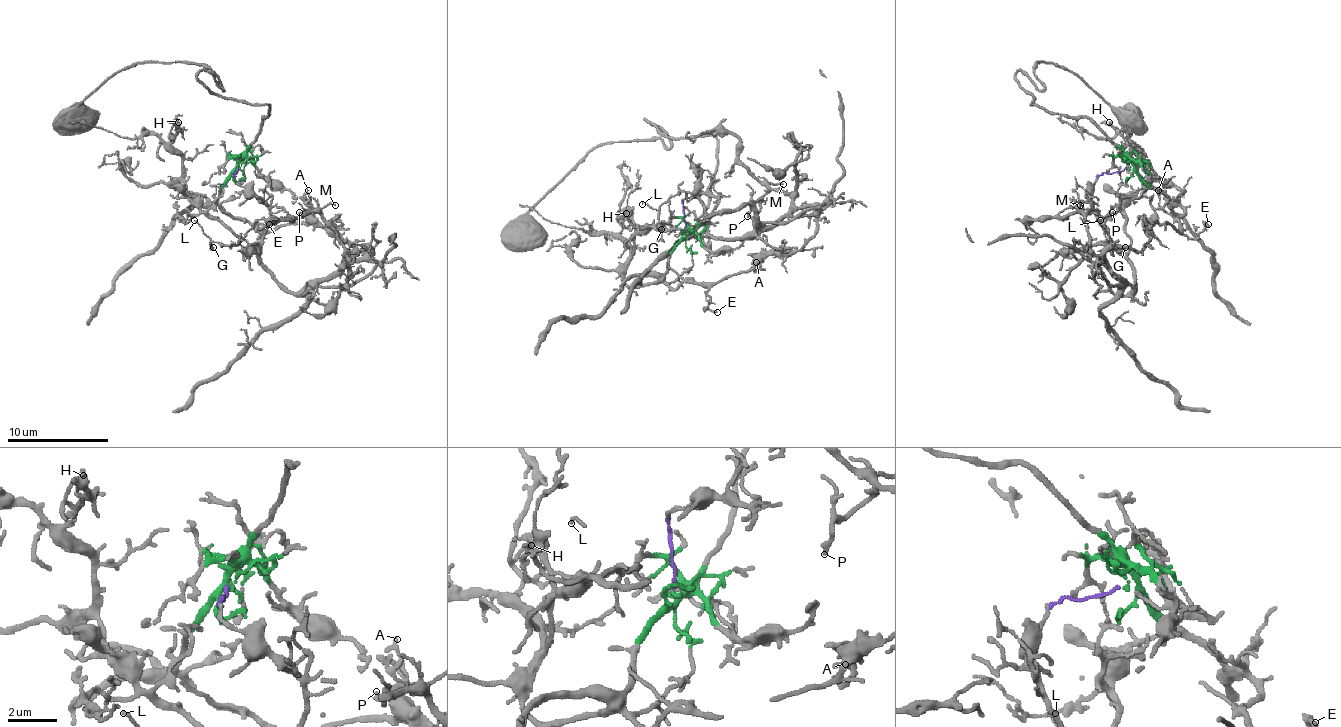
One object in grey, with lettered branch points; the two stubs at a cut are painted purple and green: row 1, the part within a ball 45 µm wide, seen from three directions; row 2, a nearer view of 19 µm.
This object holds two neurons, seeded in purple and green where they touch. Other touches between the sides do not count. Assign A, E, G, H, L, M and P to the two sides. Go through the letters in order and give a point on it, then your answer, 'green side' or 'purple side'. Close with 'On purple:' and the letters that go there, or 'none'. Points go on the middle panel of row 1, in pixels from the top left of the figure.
A: place (756, 262); green side
E: place (717, 312); green side
G: place (661, 229); purple side
H: place (626, 213); green side
L: place (642, 204); purple side
M: place (783, 184); purple side
P: place (747, 216); purple side
On purple: G, L, M, P

